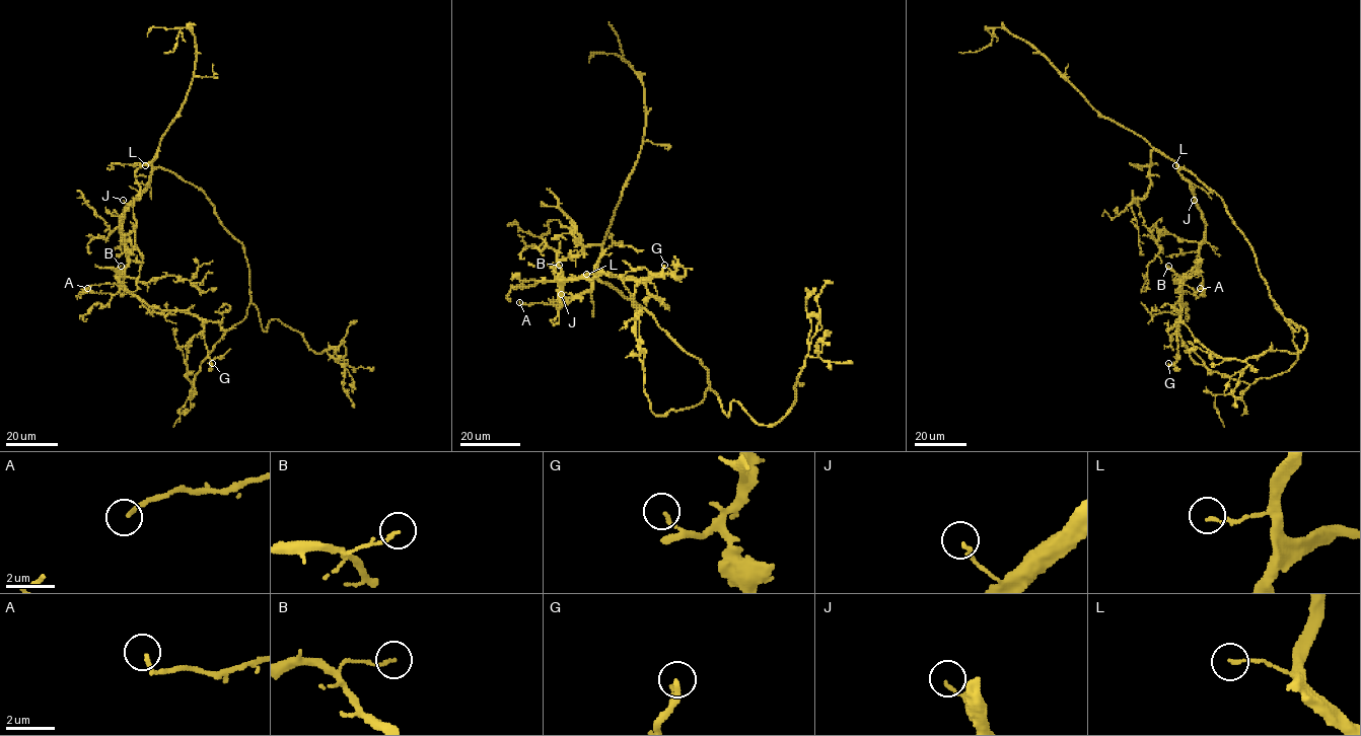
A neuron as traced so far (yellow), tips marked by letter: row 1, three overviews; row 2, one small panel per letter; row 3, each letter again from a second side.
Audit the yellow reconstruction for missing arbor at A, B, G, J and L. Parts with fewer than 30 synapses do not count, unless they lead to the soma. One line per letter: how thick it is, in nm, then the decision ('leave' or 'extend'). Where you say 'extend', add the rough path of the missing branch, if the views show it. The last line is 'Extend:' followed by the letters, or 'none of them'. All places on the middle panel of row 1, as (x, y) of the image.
A: 150 nm thick; leave
B: 120 nm thick; leave
G: 110 nm thick; extend; missing branch runs (664, 265), (666, 238), (672, 239), (650, 251), (634, 241)
J: 130 nm thick; leave
L: 110 nm thick; leave
Extend: G

